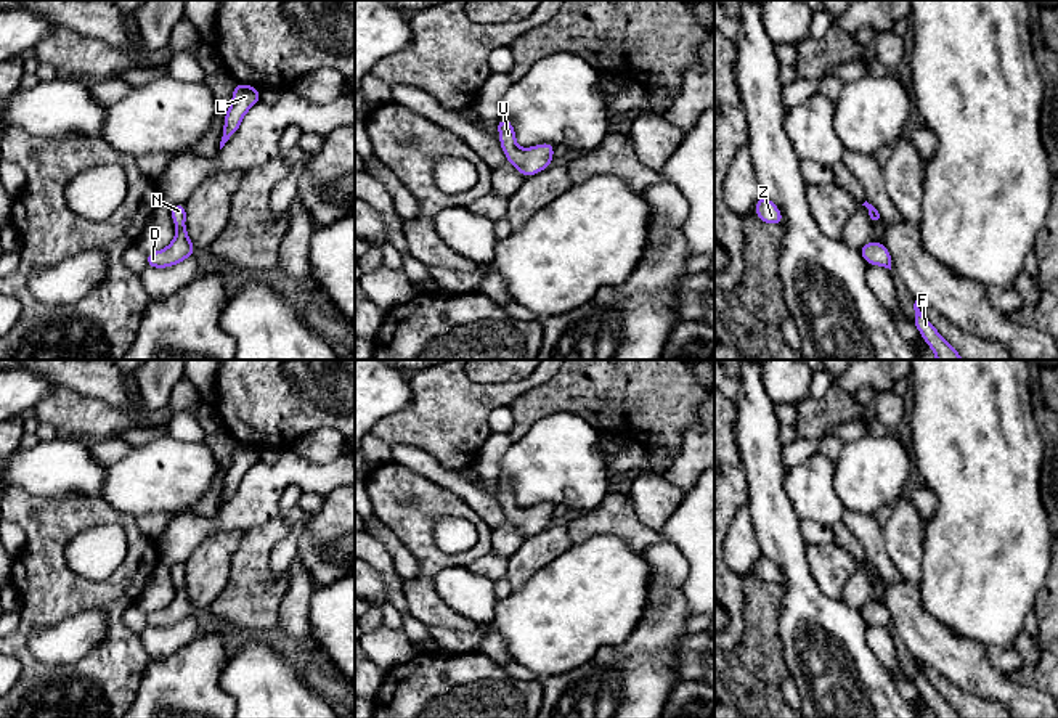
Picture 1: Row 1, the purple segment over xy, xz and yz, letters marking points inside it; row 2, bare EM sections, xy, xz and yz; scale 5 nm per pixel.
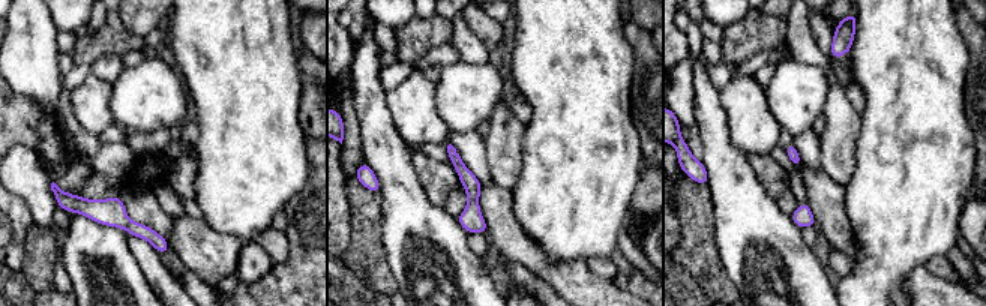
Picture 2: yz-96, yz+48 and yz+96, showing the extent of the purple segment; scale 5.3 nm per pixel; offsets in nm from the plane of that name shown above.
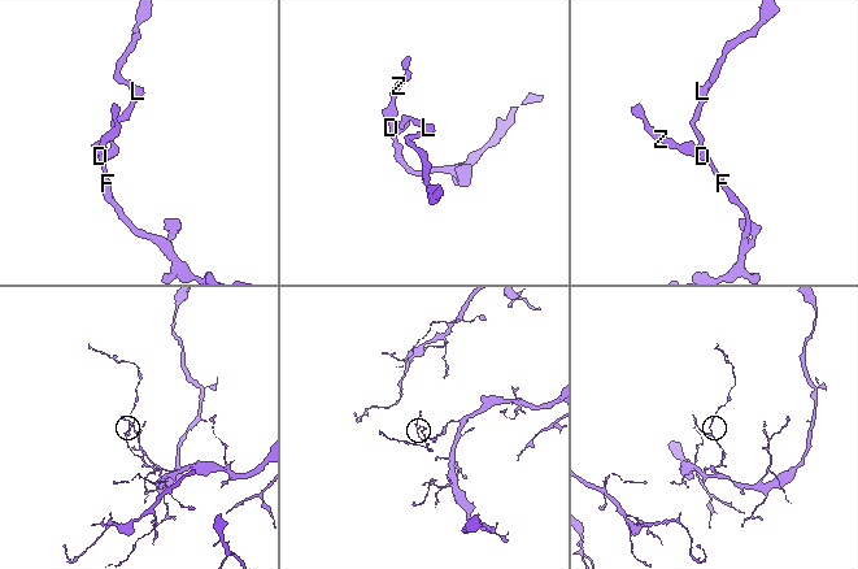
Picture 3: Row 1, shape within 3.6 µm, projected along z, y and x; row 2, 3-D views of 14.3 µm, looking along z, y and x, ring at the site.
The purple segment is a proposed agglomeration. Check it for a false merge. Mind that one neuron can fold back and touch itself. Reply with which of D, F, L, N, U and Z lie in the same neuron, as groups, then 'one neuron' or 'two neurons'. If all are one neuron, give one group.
groups D F L N U Z; one neuron

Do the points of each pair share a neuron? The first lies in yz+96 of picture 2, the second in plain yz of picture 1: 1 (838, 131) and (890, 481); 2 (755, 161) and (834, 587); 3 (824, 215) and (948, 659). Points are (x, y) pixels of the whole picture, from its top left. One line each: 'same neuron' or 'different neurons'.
1: different neurons
2: same neuron
3: same neuron

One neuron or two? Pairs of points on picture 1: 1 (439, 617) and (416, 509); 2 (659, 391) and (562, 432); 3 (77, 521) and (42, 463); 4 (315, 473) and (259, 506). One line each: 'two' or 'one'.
1: one
2: two
3: two
4: one

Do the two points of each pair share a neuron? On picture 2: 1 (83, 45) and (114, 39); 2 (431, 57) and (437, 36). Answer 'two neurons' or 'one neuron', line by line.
1: one neuron
2: two neurons

